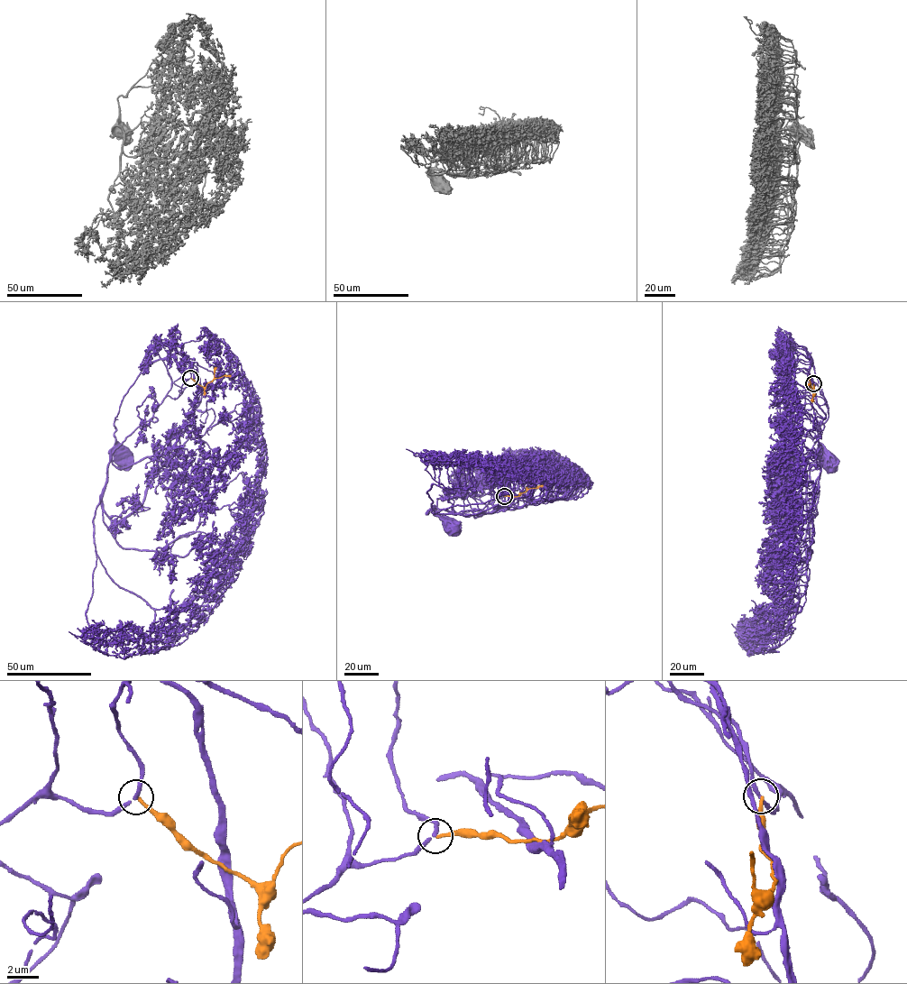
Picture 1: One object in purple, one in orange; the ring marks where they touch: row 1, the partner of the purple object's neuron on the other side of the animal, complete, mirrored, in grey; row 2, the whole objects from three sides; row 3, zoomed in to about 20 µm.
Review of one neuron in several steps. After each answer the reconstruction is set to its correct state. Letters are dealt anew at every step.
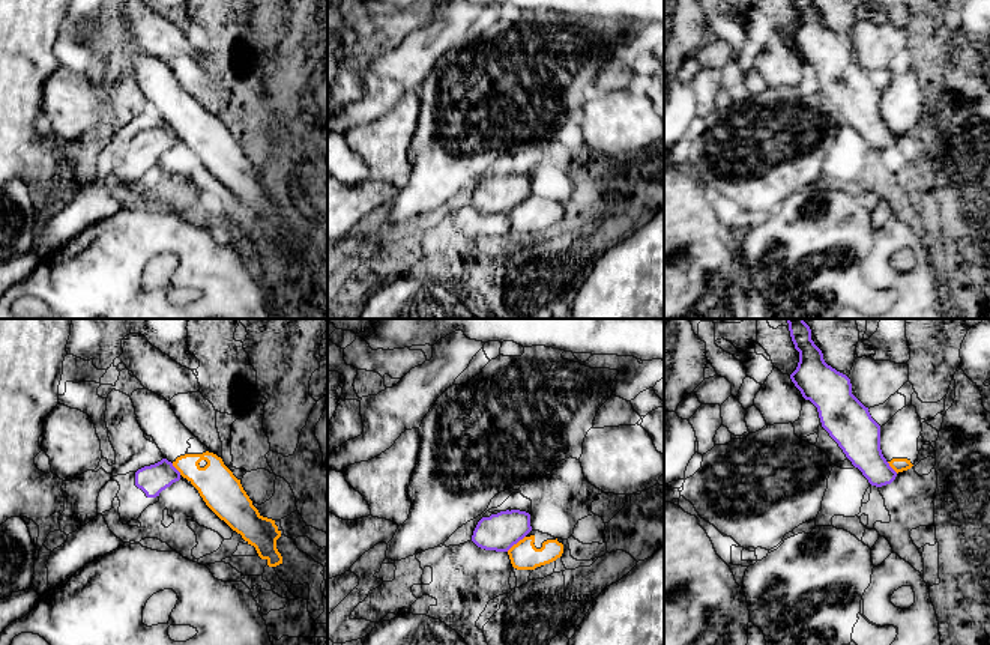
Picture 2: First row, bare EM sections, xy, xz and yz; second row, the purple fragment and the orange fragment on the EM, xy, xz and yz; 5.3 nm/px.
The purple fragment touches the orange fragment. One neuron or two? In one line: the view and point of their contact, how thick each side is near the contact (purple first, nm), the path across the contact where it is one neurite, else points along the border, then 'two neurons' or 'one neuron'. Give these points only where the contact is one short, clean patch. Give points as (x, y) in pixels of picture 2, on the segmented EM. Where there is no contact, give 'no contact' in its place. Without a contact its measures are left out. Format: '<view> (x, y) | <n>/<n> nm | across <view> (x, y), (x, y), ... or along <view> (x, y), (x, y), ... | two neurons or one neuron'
xz (516, 543) | 200/150 nm | along xz (525, 535), (507, 551) | two neurons

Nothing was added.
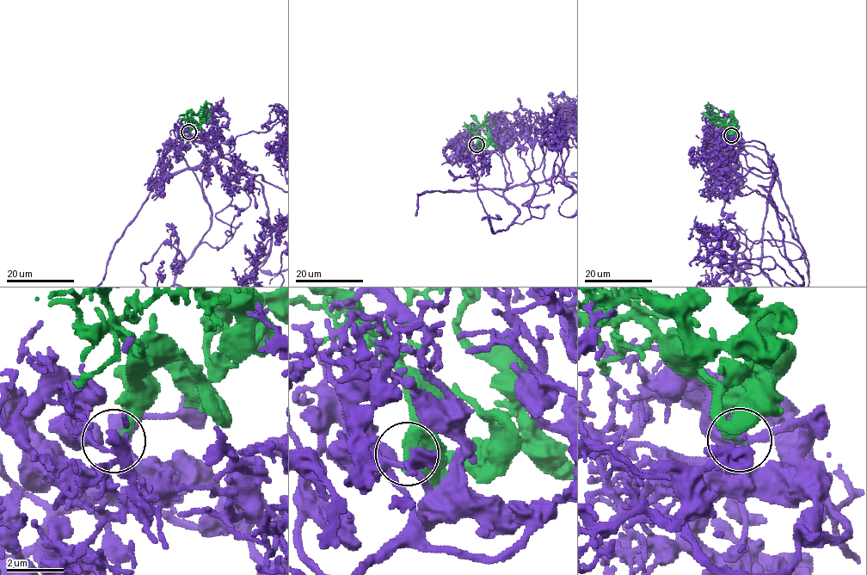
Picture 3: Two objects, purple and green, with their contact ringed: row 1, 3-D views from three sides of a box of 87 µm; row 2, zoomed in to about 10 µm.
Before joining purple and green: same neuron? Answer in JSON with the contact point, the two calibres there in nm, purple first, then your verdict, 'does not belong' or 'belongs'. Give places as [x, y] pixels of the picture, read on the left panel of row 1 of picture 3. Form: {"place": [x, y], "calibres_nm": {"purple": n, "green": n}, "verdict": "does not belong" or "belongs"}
{"place": [188, 132], "calibres_nm": {"purple": 260, "green": 280}, "verdict": "belongs"}

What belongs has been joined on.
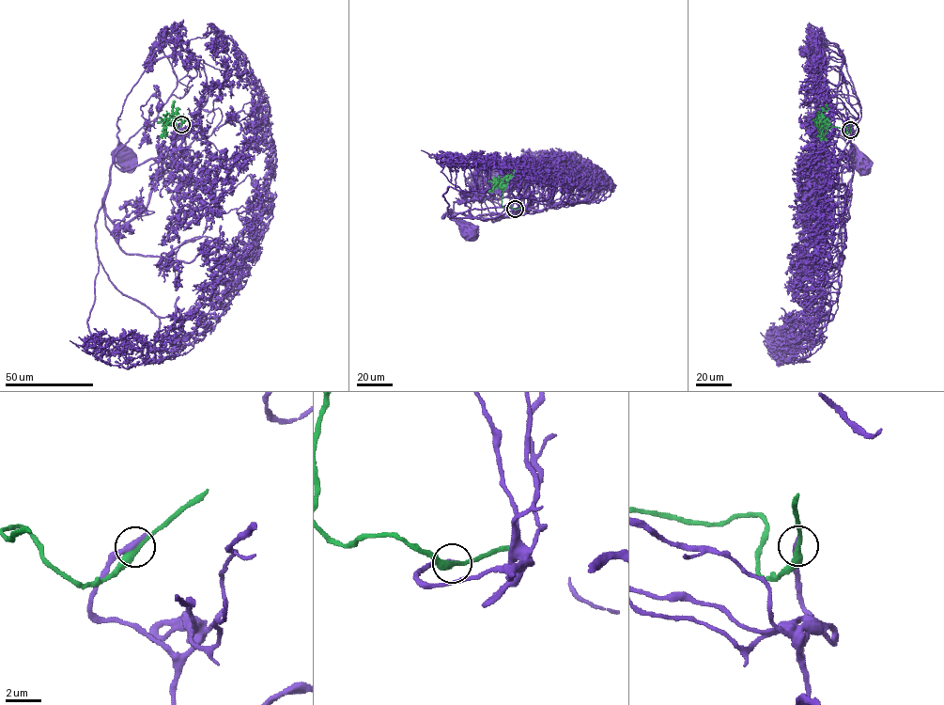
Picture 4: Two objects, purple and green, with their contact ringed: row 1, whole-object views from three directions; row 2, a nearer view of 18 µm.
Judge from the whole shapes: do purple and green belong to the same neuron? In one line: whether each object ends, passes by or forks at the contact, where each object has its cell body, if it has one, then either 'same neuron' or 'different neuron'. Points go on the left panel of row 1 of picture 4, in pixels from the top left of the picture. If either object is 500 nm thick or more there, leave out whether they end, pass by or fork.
purple ends; green passes by; soma purple (124, 156); soma green none; same neuron

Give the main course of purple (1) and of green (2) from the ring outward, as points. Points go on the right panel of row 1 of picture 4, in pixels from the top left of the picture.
1: (850, 130), (849, 159), (855, 163), (847, 171), (842, 171), (842, 156), (849, 154), (858, 159)
2: (850, 130), (847, 133), (846, 128), (824, 124), (826, 133), (822, 132), (822, 137), (827, 139)

